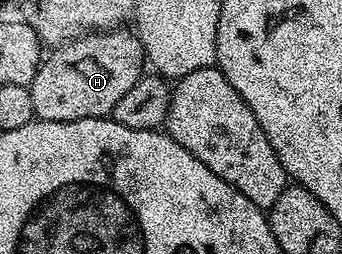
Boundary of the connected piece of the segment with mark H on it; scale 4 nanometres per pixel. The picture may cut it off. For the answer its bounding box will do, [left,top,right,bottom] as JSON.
[29,30,145,122]

